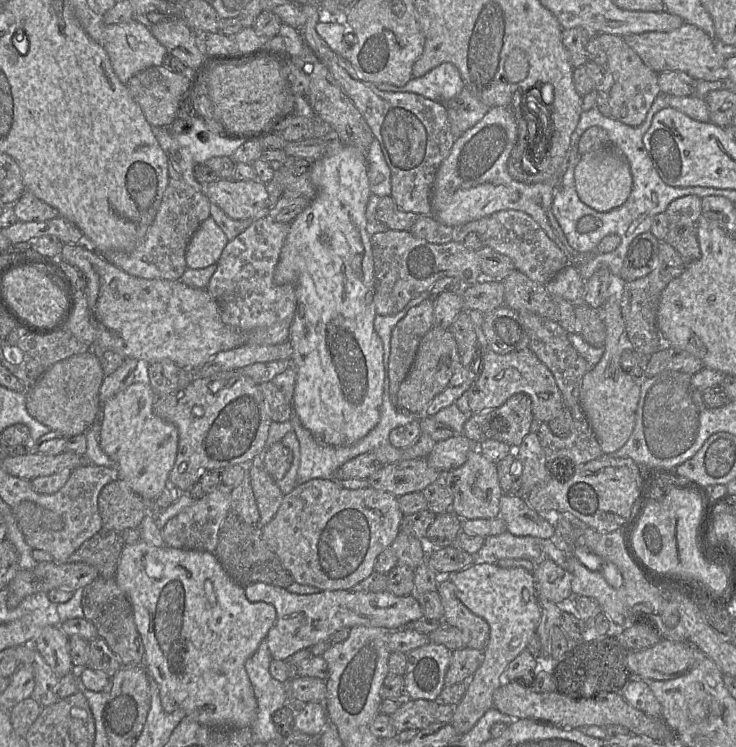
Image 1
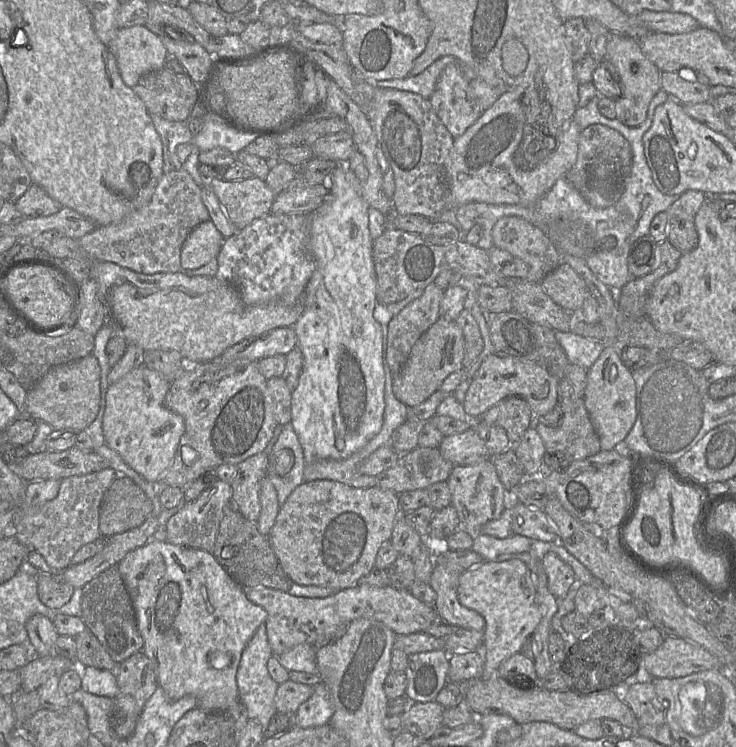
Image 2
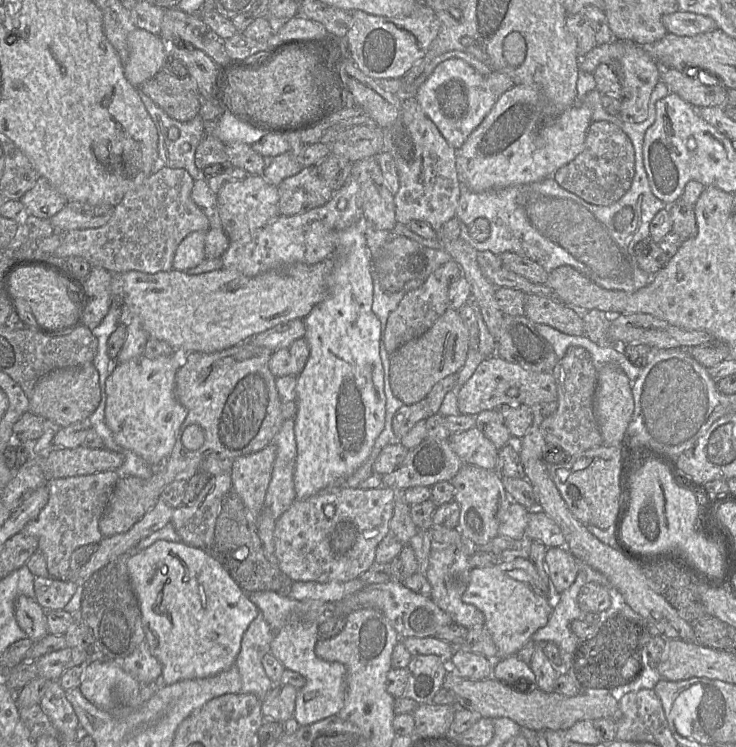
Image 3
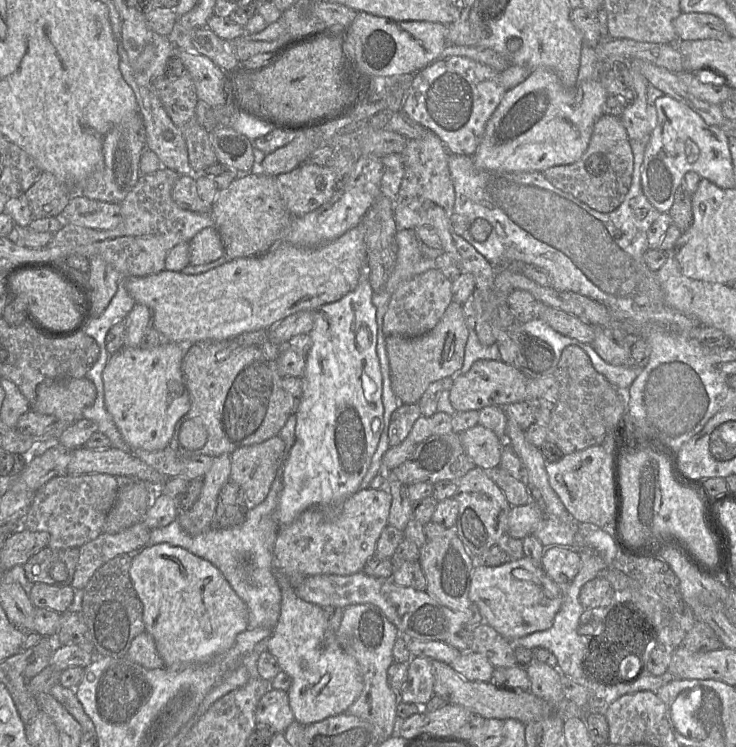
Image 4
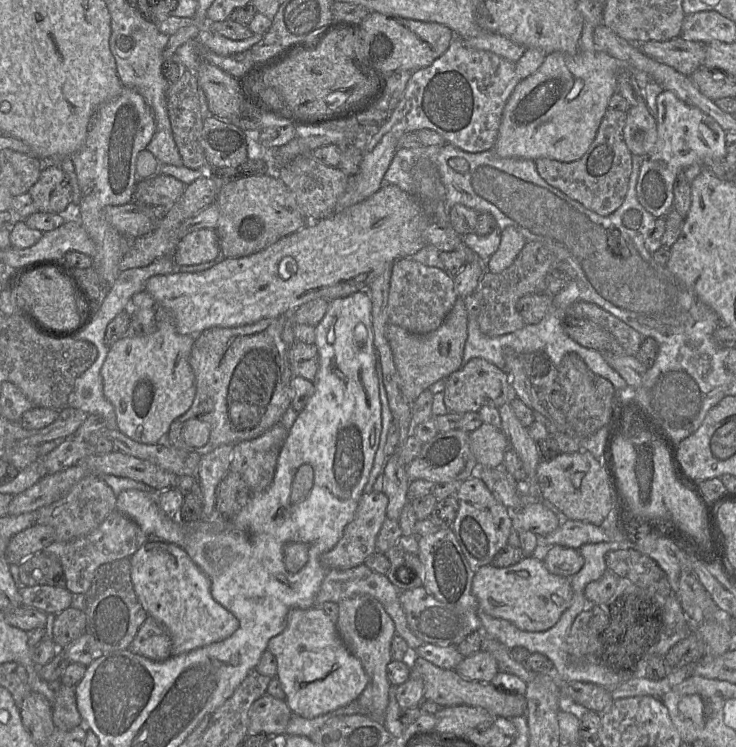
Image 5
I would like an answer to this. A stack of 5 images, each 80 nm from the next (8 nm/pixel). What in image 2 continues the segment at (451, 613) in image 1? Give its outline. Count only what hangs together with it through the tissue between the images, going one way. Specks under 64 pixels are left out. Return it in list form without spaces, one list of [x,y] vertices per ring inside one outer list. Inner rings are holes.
[[[436,562],[428,583],[436,592],[435,610],[448,624],[484,632],[483,616],[461,605],[458,600],[458,582],[461,571],[453,562]]]

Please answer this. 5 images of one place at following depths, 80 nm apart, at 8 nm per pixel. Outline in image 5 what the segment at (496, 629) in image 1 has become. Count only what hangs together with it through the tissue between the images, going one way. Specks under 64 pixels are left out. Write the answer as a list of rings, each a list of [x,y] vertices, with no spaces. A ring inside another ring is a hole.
[[[533,555],[524,556],[518,563],[508,567],[480,567],[474,574],[472,593],[483,612],[529,632],[552,628],[573,599],[570,578],[551,573],[544,562]]]

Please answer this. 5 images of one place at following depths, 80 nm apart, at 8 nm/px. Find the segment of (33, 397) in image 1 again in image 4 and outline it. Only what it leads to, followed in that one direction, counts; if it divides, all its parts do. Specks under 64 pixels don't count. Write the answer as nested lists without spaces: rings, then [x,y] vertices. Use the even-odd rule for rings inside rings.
[[[86,377],[44,381],[36,388],[36,399],[31,408],[72,424],[83,418],[83,410],[95,399],[96,387]]]

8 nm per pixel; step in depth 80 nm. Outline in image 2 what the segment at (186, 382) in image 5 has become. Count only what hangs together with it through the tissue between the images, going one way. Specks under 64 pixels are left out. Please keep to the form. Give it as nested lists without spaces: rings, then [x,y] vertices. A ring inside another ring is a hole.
[[[142,364],[118,381],[109,384],[106,391],[102,428],[107,445],[115,450],[133,470],[155,484],[160,484],[162,476],[171,466],[180,438],[185,432],[183,417],[169,410],[164,404],[170,386],[171,383],[163,376]]]

